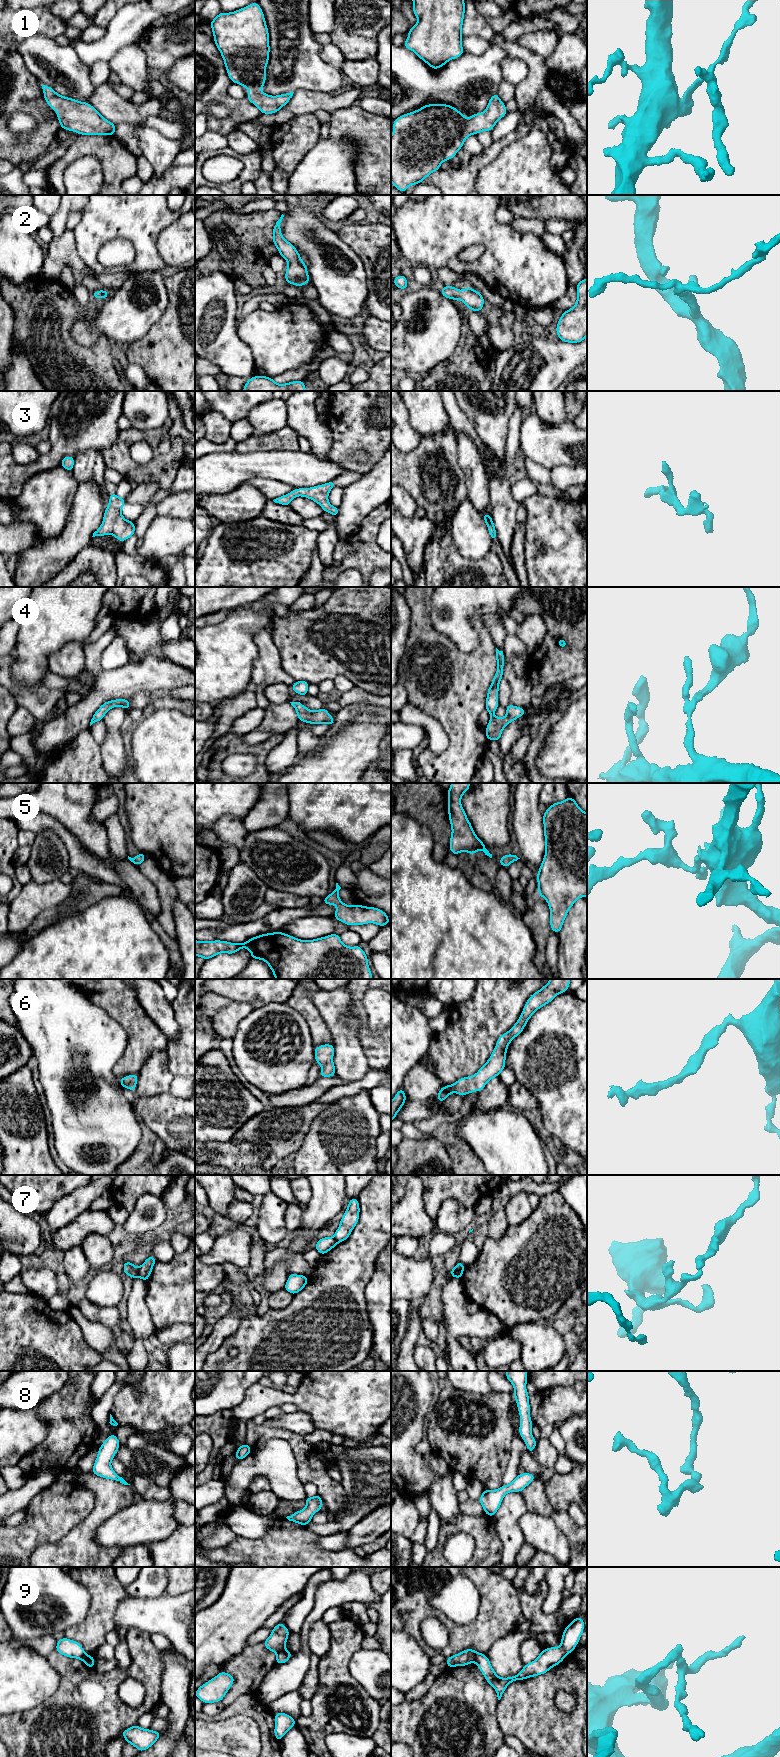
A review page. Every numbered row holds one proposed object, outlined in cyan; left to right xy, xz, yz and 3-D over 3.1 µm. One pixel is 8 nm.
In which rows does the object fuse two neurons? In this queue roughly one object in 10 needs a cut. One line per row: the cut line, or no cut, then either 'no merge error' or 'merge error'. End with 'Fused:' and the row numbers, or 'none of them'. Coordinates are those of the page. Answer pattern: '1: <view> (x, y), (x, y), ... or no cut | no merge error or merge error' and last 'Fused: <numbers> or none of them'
1: no cut | no merge error
2: no cut | no merge error
3: no cut | no merge error
4: no cut | no merge error
5: no cut | no merge error
6: no cut | no merge error
7: xy (139, 1268), (138, 1276) | merge error
8: no cut | no merge error
9: yz (478, 1652), (473, 1661) | merge error
Fused: 7, 9

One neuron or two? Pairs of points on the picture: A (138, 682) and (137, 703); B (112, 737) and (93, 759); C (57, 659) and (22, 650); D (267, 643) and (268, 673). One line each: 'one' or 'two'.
A: two
B: two
C: two
D: one

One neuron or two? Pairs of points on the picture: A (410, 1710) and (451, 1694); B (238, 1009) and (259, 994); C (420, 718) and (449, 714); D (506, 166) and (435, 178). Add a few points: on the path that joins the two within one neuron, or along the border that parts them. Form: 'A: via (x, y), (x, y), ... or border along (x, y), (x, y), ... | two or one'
A: via (420, 1710), (424, 1710), (436, 1698), (441, 1697) | one
B: border along (230, 1000), (246, 1001), (254, 1008) | two
C: border along (410, 703), (435, 718), (446, 733) | two
D: border along (498, 155), (480, 170), (475, 184) | two

